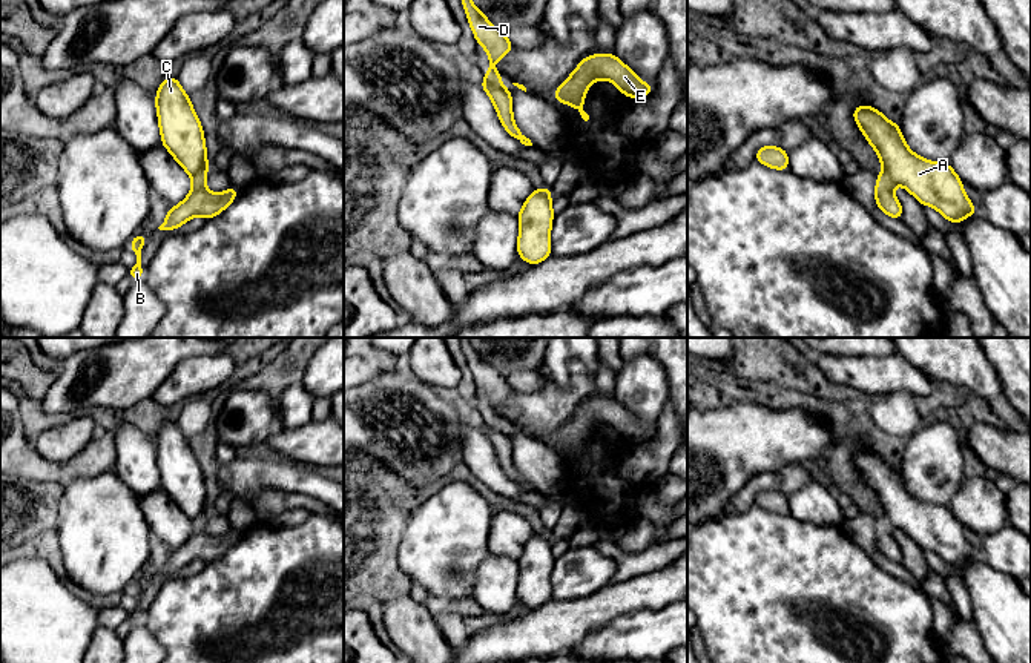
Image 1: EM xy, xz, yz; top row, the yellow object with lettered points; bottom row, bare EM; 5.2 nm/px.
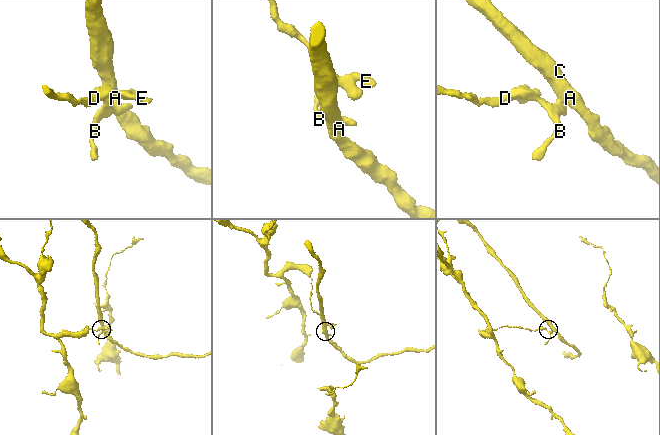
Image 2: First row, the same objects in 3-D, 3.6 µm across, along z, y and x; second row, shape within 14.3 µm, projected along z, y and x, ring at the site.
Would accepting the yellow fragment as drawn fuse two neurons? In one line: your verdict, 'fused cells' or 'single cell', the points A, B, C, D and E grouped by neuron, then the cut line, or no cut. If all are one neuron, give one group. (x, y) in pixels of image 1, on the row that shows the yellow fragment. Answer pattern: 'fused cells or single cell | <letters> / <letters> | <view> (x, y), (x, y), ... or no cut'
fused cells | A C / B D E | xy (207, 168), (192, 178)

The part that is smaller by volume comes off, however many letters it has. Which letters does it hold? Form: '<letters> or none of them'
A, C

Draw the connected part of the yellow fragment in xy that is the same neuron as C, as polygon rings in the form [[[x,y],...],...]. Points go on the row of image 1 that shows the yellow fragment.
[[[166,77],[158,86],[155,106],[161,144],[193,178],[209,169],[204,129],[176,77]]]

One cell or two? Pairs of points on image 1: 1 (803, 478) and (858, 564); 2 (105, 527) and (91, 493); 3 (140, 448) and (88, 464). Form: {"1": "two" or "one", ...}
{"1": "two", "2": "one", "3": "two"}

